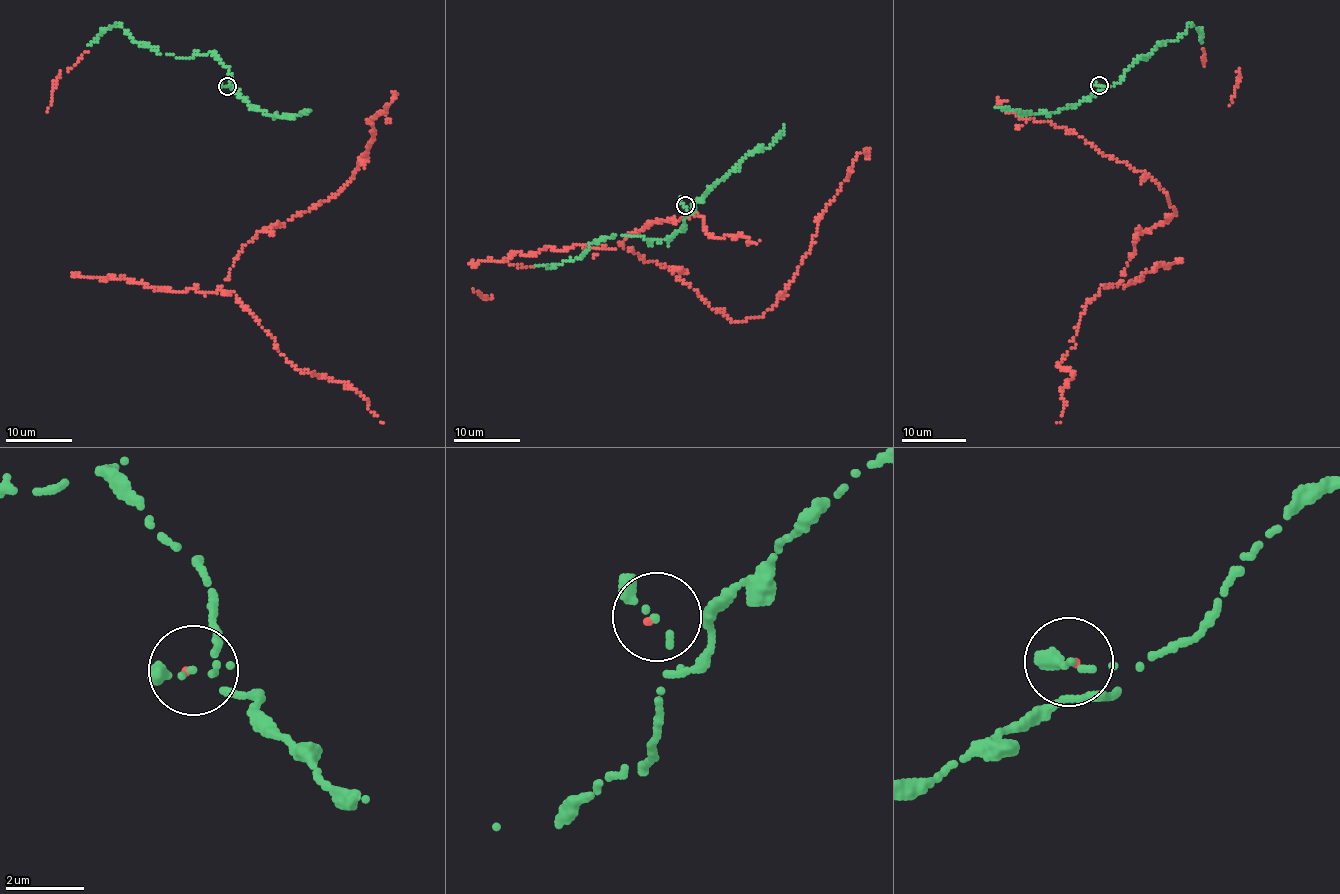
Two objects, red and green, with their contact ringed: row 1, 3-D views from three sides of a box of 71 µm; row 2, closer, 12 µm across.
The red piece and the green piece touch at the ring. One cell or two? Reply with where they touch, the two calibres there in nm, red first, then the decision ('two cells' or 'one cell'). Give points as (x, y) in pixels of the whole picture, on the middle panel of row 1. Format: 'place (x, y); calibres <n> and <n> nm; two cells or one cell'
place (685, 205); calibres 90 and 150 nm; one cell

